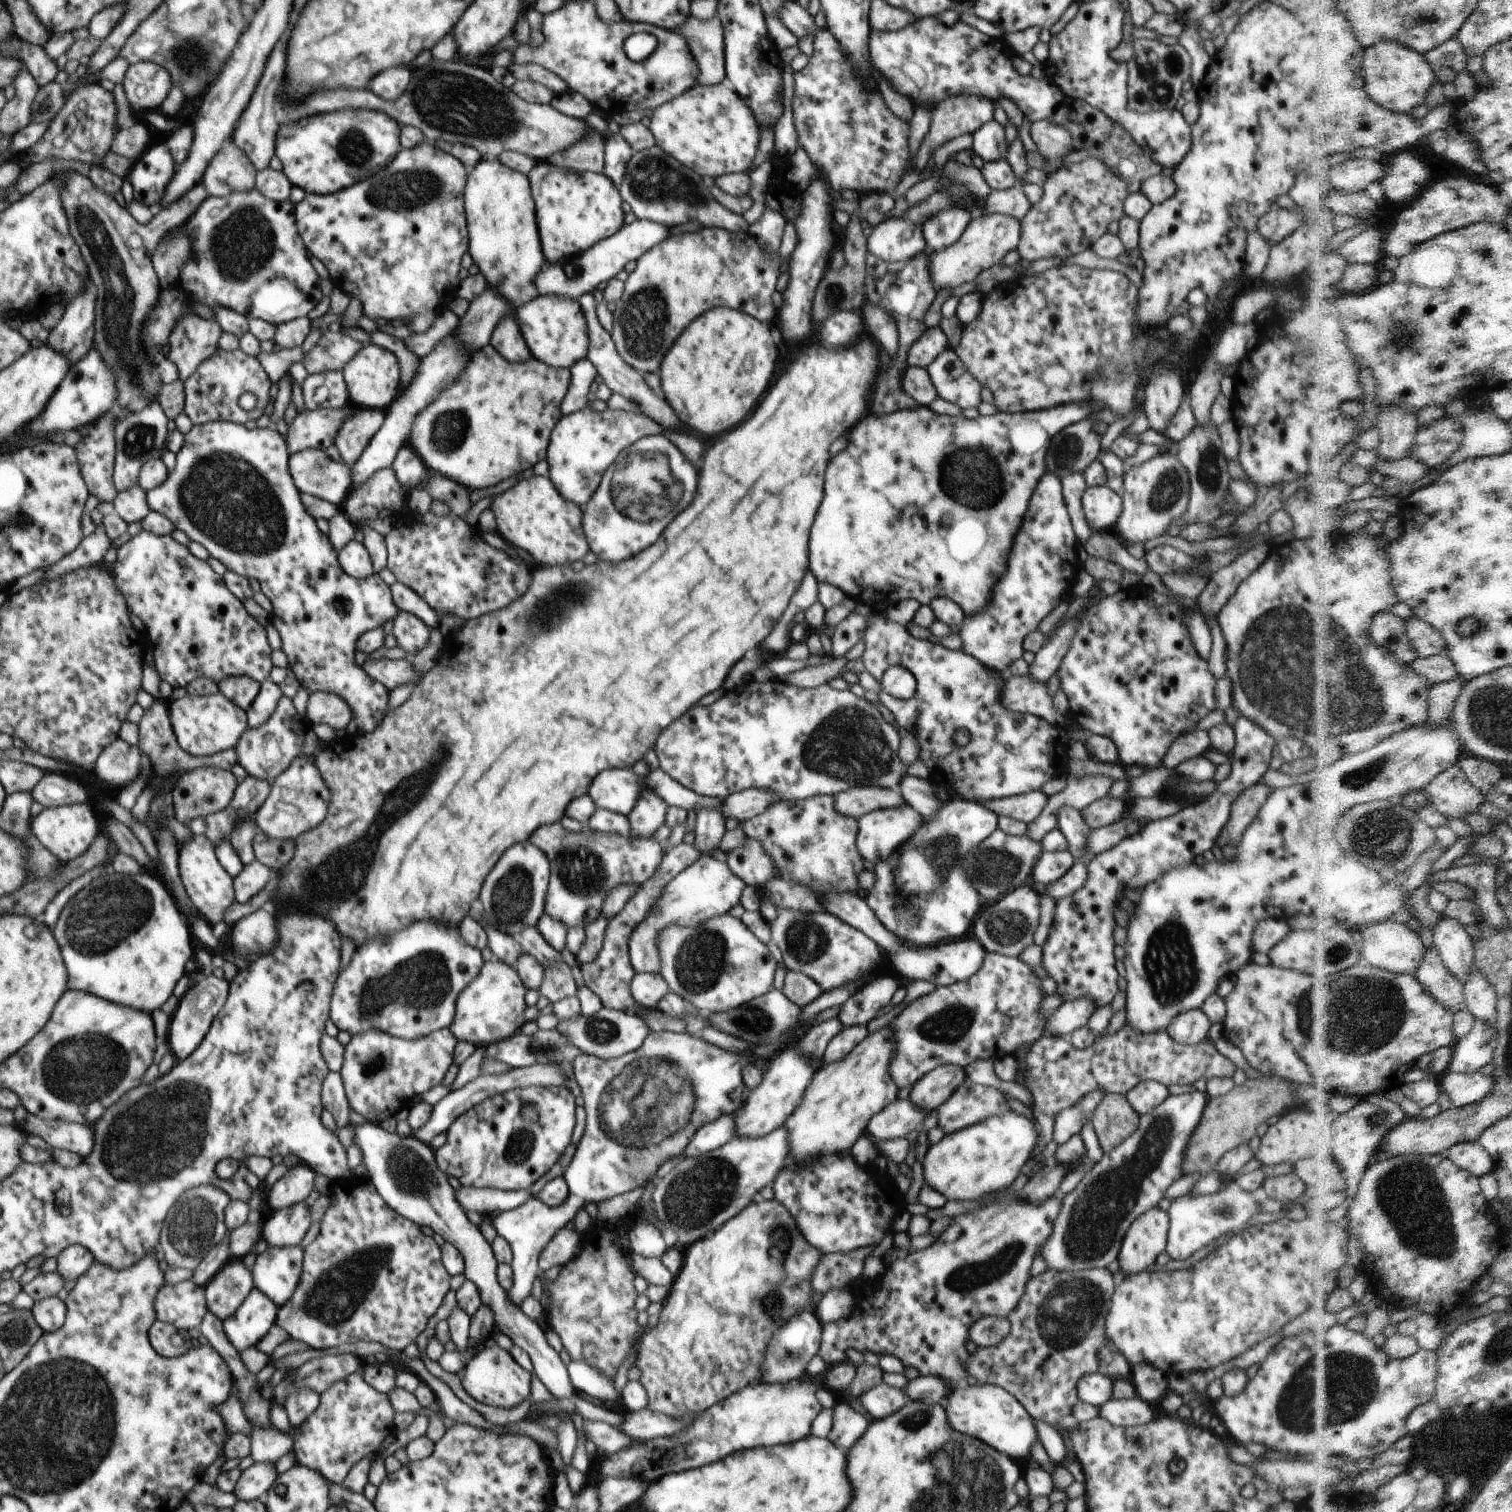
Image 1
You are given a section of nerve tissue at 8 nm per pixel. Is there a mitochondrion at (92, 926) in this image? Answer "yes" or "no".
yes

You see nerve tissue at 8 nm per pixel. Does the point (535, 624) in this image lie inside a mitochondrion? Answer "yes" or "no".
yes

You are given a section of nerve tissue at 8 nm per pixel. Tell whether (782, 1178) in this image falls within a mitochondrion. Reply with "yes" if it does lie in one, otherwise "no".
no

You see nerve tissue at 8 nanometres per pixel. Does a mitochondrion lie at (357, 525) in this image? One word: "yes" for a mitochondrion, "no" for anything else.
no

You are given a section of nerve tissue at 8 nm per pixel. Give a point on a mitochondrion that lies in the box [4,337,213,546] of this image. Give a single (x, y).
(138, 440)

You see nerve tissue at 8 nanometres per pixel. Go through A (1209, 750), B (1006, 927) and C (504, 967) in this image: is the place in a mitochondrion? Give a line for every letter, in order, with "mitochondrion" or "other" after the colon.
A: other
B: mitochondrion
C: other

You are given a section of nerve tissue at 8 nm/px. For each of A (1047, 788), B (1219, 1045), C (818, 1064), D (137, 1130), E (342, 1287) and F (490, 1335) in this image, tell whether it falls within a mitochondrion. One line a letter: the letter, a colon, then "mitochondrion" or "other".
A: other
B: other
C: other
D: mitochondrion
E: mitochondrion
F: other

